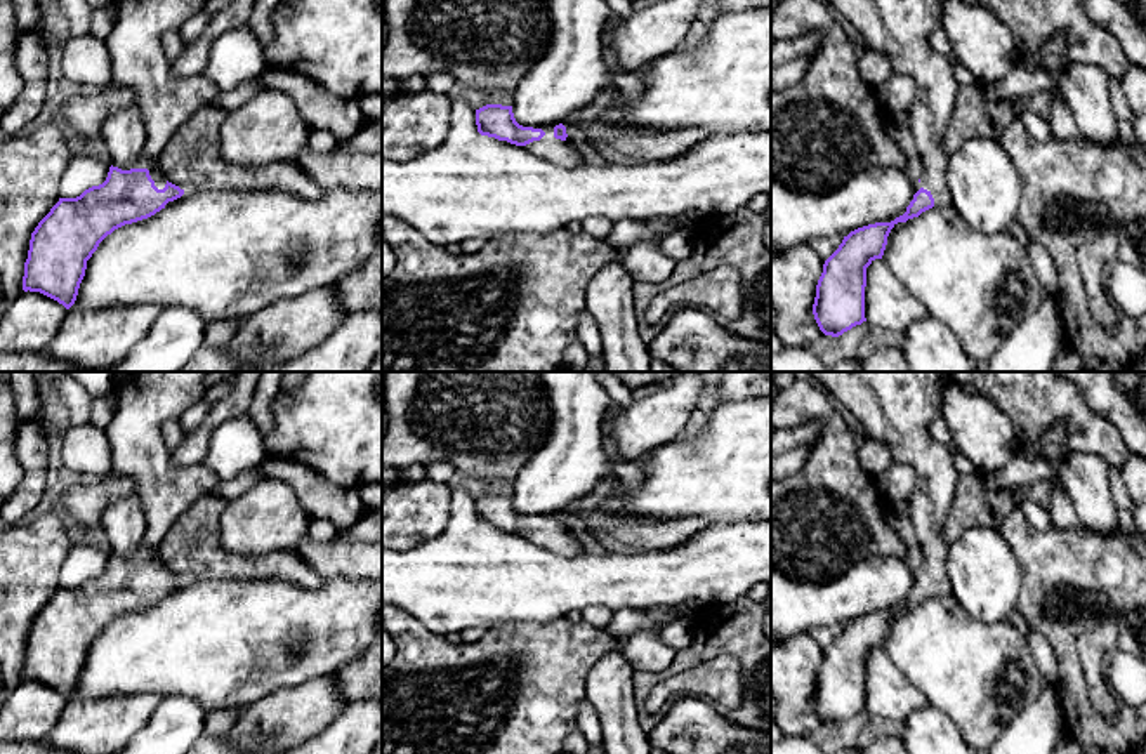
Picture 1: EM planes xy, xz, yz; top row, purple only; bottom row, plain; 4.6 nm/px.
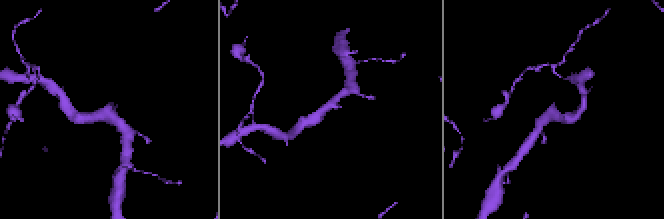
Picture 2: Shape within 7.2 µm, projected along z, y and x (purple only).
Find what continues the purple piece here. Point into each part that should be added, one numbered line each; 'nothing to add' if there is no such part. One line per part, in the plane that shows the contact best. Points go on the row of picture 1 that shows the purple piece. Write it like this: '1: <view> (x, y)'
1: xy (165, 101)

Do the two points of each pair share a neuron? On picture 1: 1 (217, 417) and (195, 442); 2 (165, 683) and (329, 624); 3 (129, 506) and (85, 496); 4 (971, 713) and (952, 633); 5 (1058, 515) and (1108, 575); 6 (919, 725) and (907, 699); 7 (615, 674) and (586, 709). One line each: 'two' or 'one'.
1: one
2: one
3: two
4: one
5: two
6: two
7: two

